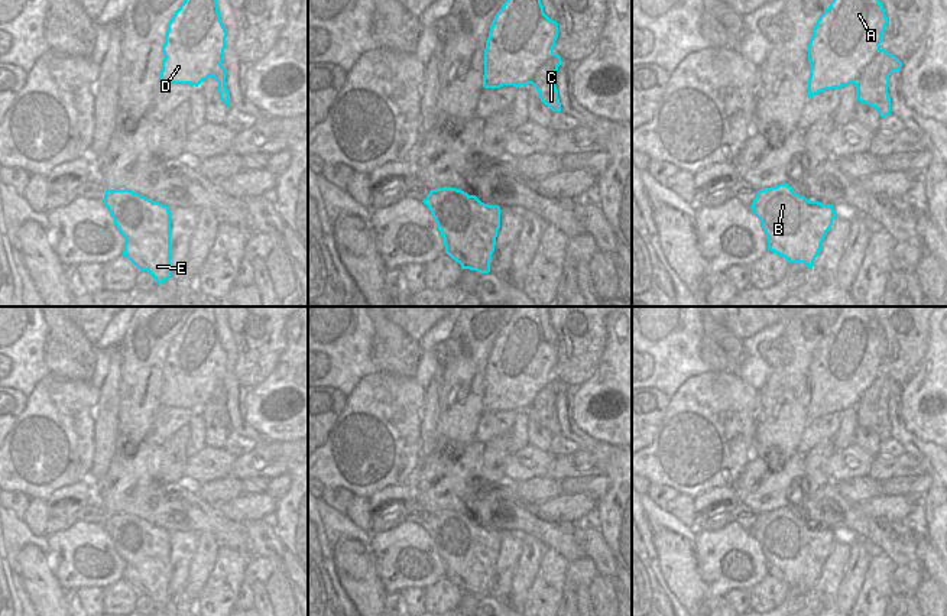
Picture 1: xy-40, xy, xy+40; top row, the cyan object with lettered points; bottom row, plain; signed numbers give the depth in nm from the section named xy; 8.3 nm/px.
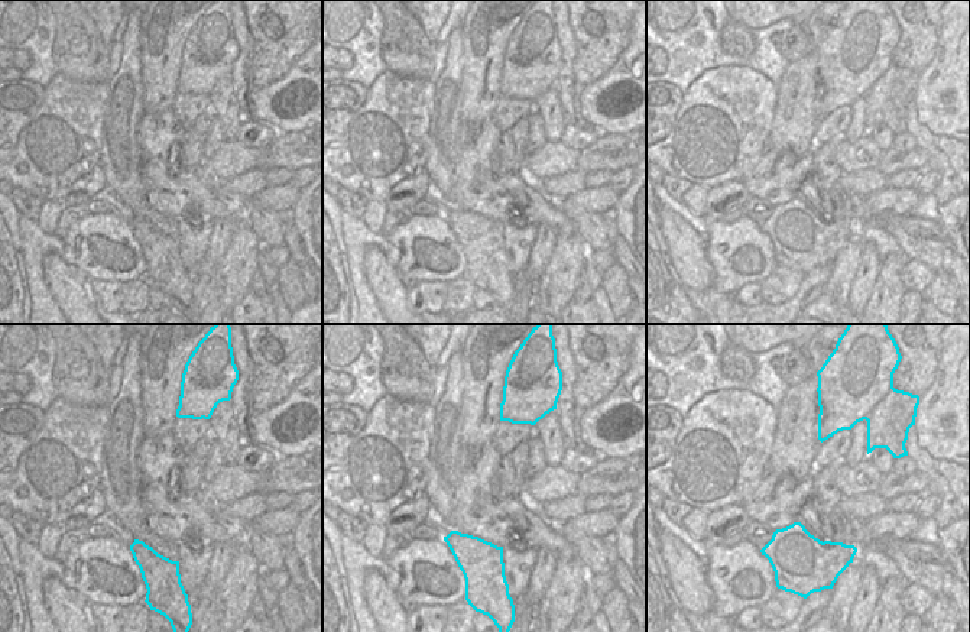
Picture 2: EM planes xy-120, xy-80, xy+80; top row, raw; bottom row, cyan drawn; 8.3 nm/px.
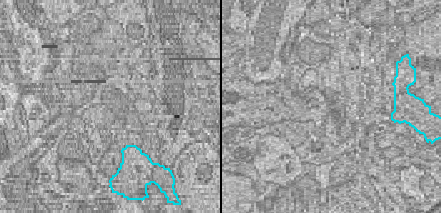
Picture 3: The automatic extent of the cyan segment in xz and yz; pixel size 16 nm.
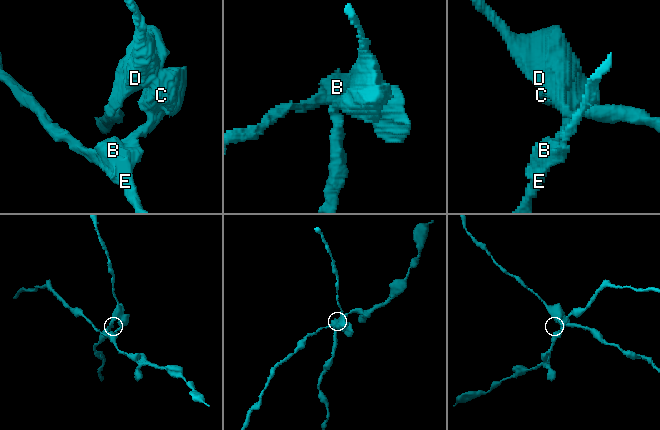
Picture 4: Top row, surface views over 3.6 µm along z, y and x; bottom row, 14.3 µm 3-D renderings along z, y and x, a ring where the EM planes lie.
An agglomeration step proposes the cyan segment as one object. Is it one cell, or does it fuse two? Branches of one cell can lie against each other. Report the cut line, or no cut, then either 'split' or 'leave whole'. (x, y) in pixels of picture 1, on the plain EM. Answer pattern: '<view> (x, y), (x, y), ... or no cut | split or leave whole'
xy+40 (879, 372), (853, 407) | split

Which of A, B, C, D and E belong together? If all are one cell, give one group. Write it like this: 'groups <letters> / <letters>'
groups A D / B C E

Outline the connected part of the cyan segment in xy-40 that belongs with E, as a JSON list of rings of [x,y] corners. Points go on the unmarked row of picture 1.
[[[107,513],[103,522],[116,551],[126,562],[123,580],[139,594],[149,596],[158,609],[171,600],[171,535],[168,529],[152,525],[130,513]]]

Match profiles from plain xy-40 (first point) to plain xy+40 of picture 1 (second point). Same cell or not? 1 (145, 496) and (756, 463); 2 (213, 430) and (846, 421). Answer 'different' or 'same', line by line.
1: same
2: different

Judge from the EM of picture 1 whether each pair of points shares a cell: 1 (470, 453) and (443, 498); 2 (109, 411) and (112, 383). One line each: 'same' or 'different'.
1: same
2: same

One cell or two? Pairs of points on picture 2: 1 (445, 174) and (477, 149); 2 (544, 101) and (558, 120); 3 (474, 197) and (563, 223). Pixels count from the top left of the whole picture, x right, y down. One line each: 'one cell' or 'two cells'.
1: two cells
2: one cell
3: one cell

